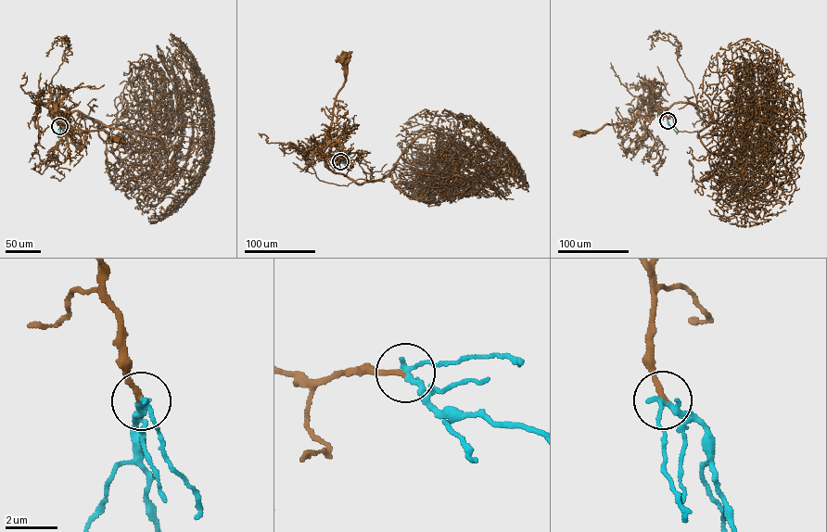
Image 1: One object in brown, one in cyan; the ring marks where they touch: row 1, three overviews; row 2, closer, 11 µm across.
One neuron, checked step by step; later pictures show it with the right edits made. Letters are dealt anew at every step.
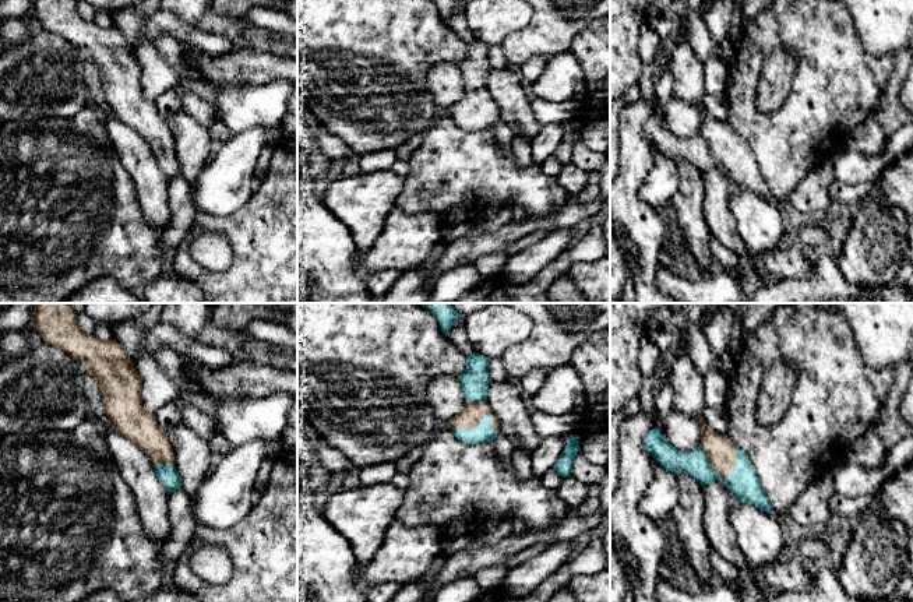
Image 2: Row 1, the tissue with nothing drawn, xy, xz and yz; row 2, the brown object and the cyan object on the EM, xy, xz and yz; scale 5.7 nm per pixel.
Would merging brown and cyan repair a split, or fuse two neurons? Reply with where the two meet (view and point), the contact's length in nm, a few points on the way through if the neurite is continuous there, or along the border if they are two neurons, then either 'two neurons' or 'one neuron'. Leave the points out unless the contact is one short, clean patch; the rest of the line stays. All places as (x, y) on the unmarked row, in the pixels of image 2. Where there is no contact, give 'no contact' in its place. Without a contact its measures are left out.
yz (712, 155) | 260 nm | across yz (721, 138), (712, 148), (712, 155), (744, 171) | one neuron

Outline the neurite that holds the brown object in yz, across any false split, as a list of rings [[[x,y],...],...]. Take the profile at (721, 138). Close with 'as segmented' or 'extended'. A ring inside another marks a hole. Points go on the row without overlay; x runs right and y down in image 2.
[[[702,101],[695,103],[701,109],[701,130],[688,140],[677,137],[655,115],[646,120],[644,134],[667,159],[678,158],[692,163],[701,173],[723,168],[738,189],[773,200],[761,173],[758,161],[747,142],[736,134],[727,122],[712,117]]]; extended

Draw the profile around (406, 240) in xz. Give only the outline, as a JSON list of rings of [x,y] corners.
[[[394,207],[387,216],[383,232],[360,256],[357,264],[366,275],[380,270],[406,272],[419,268],[440,240],[440,221],[433,214],[408,214]]]

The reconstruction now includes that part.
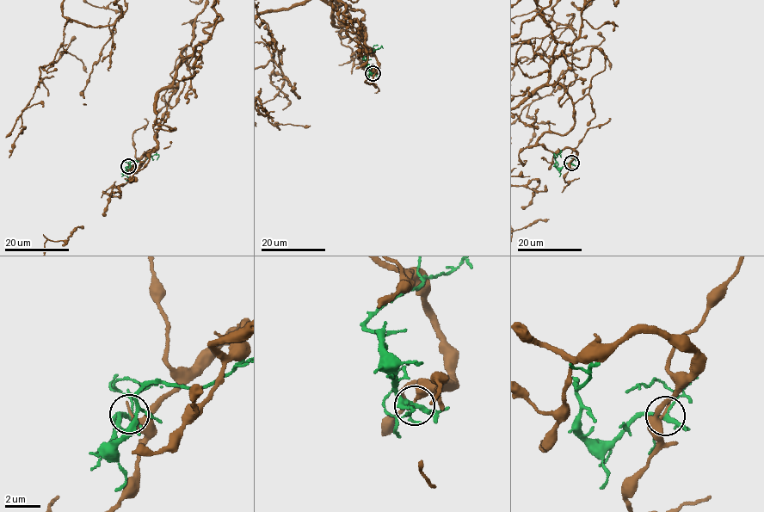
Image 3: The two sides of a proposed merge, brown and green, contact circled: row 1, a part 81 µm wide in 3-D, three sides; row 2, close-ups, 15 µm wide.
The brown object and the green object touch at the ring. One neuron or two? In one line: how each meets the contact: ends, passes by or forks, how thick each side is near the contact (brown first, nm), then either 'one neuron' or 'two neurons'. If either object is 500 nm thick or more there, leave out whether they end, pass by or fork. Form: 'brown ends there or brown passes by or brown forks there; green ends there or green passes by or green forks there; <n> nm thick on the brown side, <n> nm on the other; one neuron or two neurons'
brown ends there; green forks there; 280 nm thick on the brown side, 240 nm on the other; two neurons

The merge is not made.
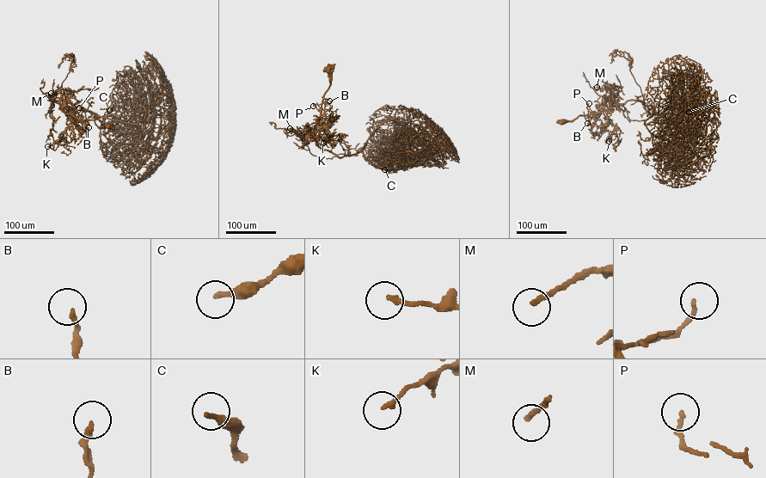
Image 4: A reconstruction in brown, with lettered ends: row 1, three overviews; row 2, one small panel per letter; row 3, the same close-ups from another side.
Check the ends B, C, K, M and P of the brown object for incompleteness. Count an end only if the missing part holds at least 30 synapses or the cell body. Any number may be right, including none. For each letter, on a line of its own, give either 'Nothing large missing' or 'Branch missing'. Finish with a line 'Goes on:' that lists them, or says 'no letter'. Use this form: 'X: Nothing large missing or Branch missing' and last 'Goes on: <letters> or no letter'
B: Nothing large missing
C: Nothing large missing
K: Nothing large missing
M: Nothing large missing
P: Nothing large missing
Goes on: no letter

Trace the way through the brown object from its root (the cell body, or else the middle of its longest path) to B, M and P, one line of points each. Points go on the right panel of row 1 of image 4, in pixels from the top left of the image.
B: (561, 120), (572, 120), (591, 112), (593, 117), (588, 117), (587, 123)
M: (561, 120), (572, 120), (579, 115), (609, 109), (613, 105), (609, 88), (597, 87)
P: (561, 120), (572, 120), (579, 115), (594, 113), (589, 103)

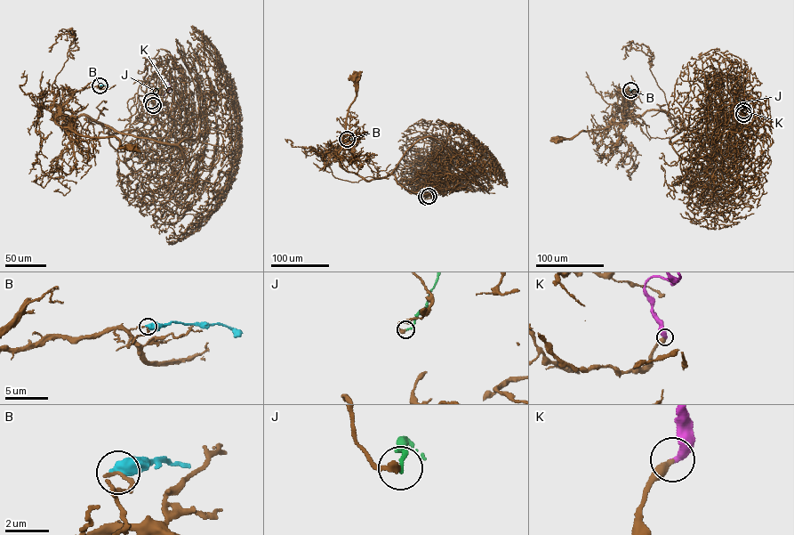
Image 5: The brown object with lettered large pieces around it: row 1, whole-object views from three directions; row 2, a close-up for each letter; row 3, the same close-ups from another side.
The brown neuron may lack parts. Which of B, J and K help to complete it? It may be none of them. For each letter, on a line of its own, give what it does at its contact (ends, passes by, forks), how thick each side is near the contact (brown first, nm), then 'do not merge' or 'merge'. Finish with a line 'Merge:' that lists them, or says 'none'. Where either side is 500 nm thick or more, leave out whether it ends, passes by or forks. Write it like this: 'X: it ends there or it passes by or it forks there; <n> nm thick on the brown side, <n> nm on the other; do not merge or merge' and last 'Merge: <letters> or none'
B: 170 nm thick on the brown side, 600 nm on the other; do not merge
J: it ends there; 320 nm thick on the brown side, 190 nm on the other; do not merge
K: it ends there; 360 nm thick on the brown side, 400 nm on the other; merge
Merge: K

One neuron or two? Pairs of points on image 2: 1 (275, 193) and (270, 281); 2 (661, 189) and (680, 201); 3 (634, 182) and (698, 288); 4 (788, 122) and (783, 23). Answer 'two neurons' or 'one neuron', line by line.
1: one neuron
2: two neurons
3: two neurons
4: one neuron

